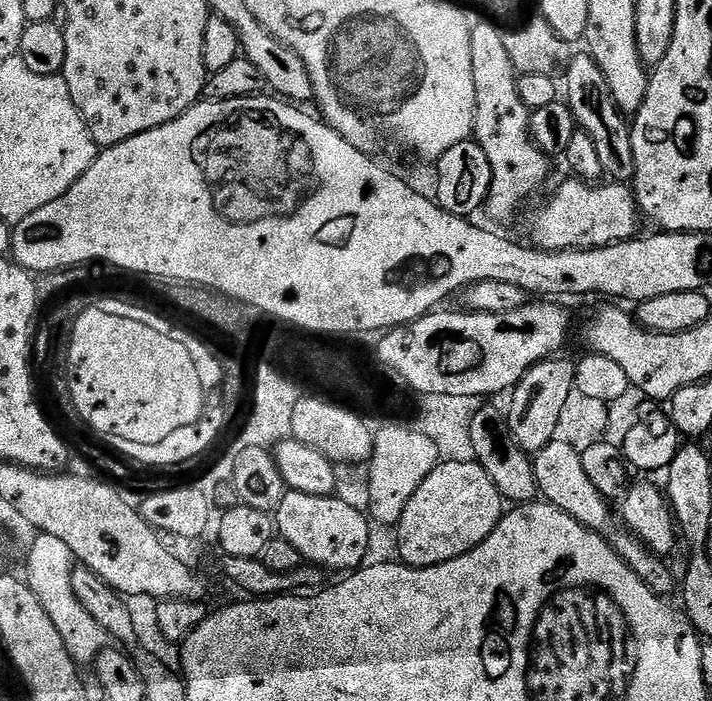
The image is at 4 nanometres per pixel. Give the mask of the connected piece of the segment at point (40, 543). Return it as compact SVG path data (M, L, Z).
M40 533L32 547L26 552L28 572L24 574L25 583L34 591L35 597L42 602L42 608L50 617L50 622L57 627L66 650L77 664L93 663L98 654L111 643L108 631L98 625L90 612L78 601L73 588L73 570L76 559L70 546L52 534Z

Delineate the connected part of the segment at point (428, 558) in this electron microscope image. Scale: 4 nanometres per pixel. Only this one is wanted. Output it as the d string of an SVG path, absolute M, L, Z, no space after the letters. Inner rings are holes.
M475 460L441 462L426 482L418 486L399 524L395 525L399 559L411 568L429 568L462 558L462 554L490 538L505 511L506 501L498 486L490 482L490 474L486 474Z

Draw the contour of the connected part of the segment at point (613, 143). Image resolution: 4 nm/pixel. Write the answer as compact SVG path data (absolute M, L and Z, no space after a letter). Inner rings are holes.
M587 54L573 55L566 65L568 72L568 97L566 103L576 116L576 123L586 134L590 134L590 139L594 141L594 147L598 149L598 158L602 162L604 176L612 182L631 181L634 174L634 146L632 145L632 129L625 113L620 111L620 107L614 102L614 94L610 94L610 86L606 86L606 77L602 70L598 70L598 62Z

